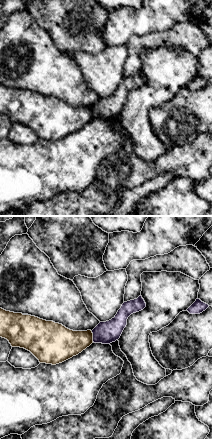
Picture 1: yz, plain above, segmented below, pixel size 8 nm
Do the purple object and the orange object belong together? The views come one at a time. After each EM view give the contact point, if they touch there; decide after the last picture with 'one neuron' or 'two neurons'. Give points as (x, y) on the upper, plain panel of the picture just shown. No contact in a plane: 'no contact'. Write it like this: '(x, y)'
(93, 112)

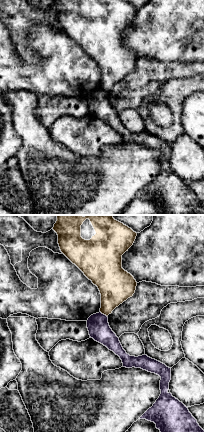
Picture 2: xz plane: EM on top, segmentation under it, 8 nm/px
(103, 90)

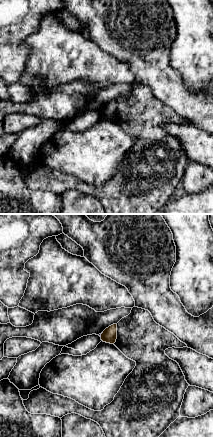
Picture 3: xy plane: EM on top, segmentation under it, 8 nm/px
(100, 111)

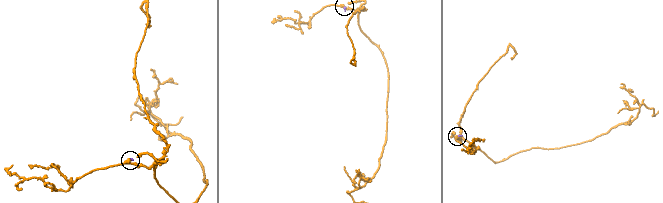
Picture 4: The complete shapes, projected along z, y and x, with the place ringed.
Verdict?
two neurons

